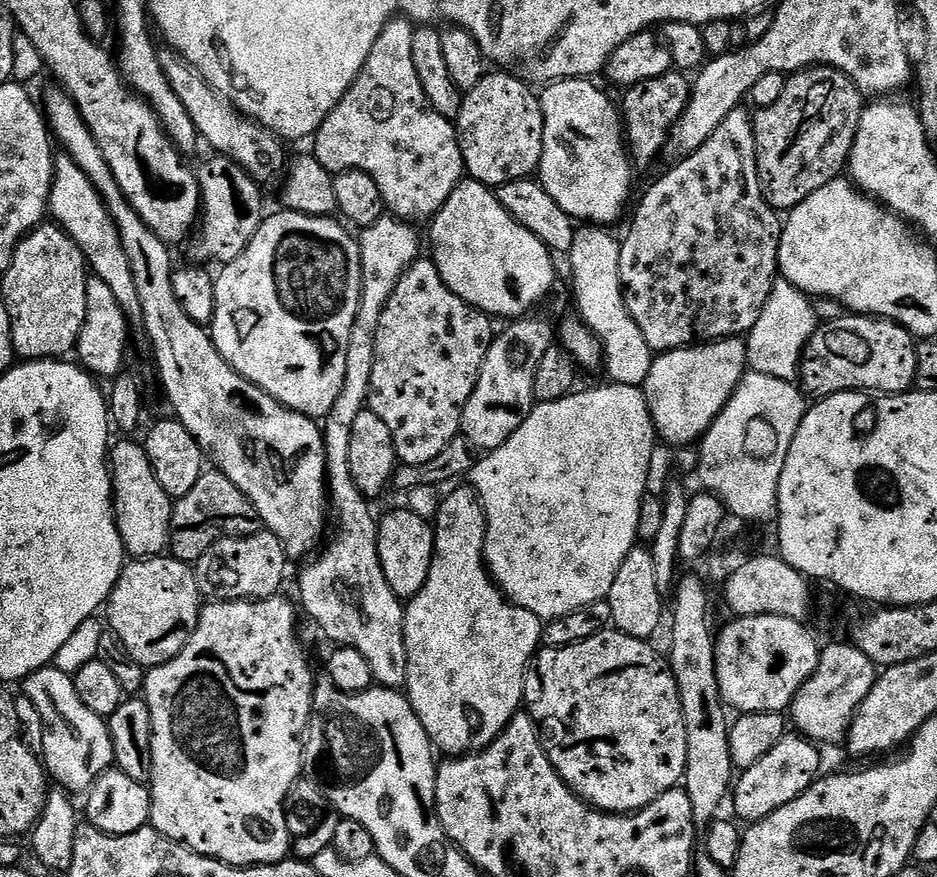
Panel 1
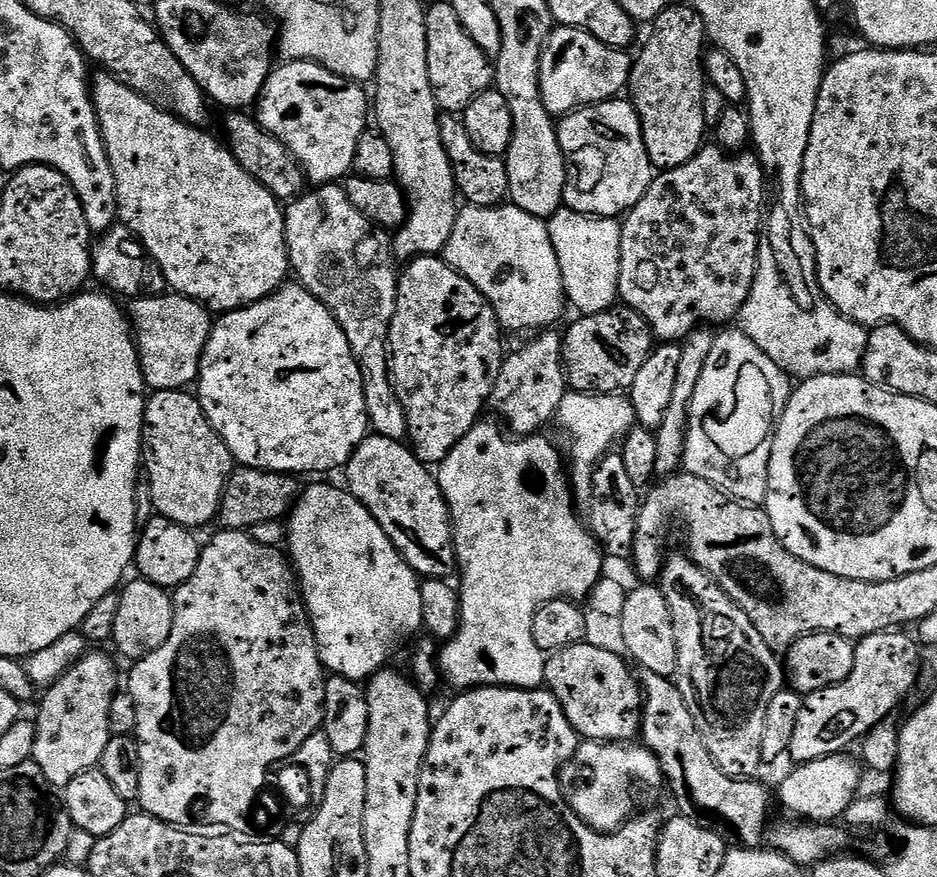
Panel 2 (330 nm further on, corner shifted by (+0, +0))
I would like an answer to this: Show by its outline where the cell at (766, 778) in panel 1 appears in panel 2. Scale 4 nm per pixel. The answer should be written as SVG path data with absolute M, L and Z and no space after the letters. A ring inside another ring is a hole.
M889 630L870 634L855 641L856 653L854 654L854 668L842 682L817 692L810 692L804 696L802 711L798 713L798 722L794 729L794 738L790 738L788 756L793 765L814 762L818 758L839 756L852 743L872 731L877 724L885 721L887 716L896 706L898 700L914 684L920 666L921 645L915 639L907 636L904 630Z

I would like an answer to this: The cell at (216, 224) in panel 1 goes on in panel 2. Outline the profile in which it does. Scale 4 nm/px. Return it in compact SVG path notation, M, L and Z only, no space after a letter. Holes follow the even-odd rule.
M289 60L281 65L281 68L280 65L273 67L272 73L266 78L254 108L256 119L269 134L278 138L278 142L282 142L282 146L286 146L286 150L300 163L305 177L313 185L343 181L352 172L358 138L362 138L370 124L370 96L364 93L365 85L334 74L313 60Z

